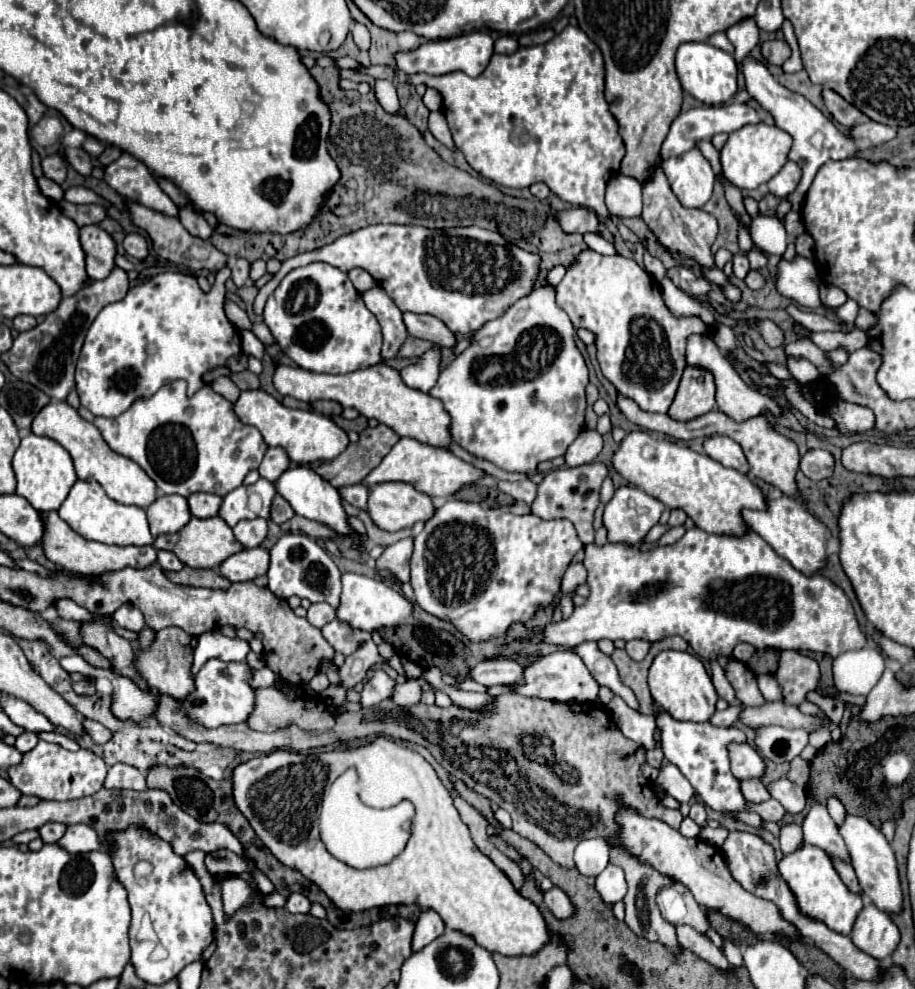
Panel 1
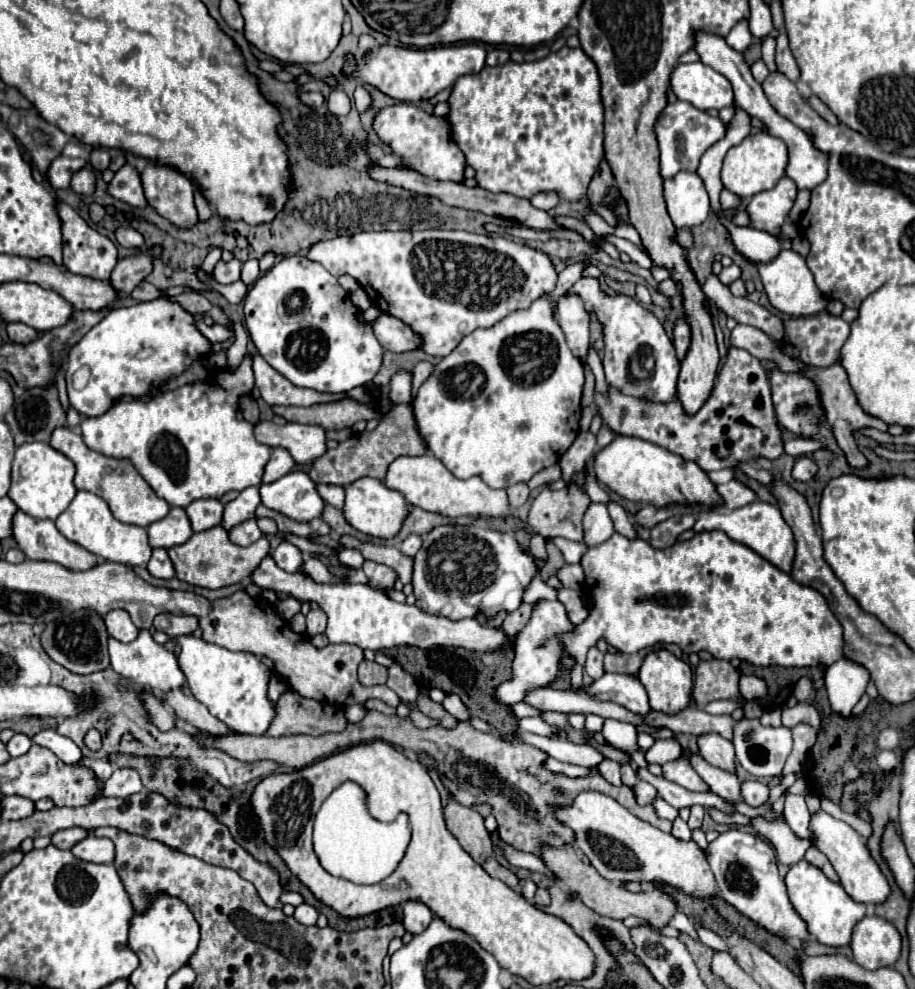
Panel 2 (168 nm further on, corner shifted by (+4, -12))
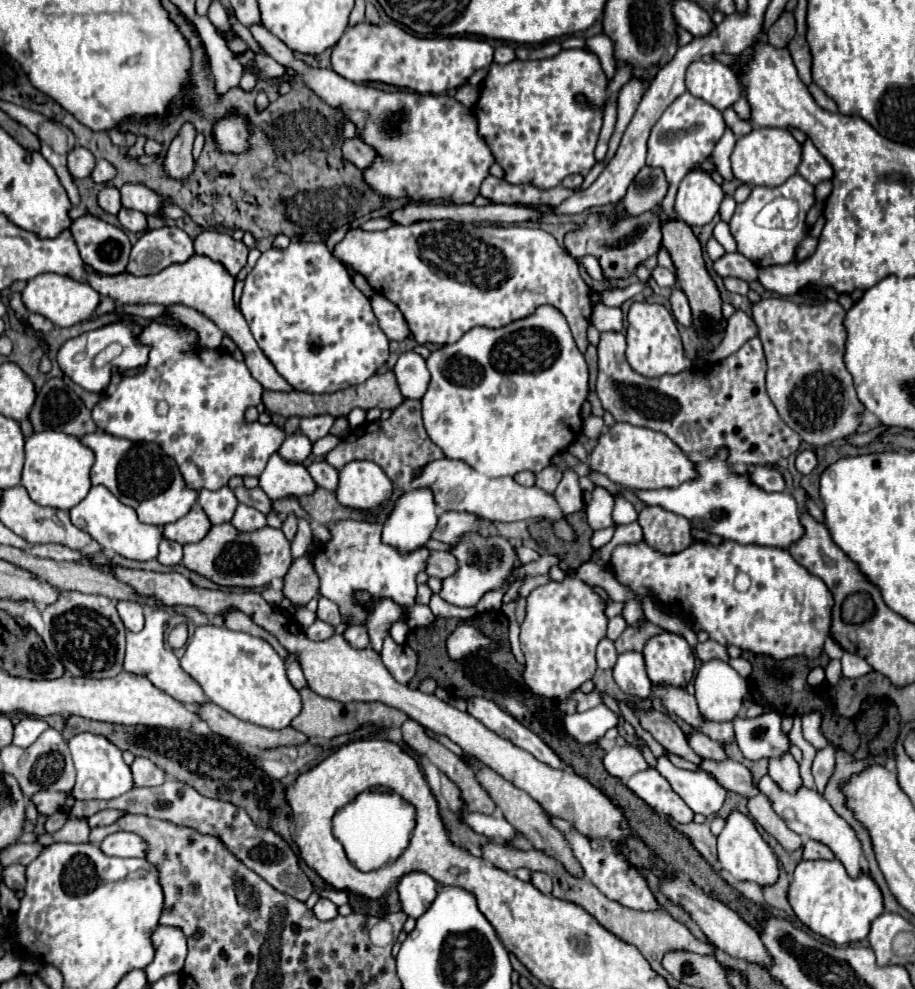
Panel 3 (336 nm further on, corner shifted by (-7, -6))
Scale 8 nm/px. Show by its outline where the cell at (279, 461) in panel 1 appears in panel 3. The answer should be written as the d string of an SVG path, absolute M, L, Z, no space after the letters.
M298 432L288 436L278 450L278 454L292 464L302 464L310 456L310 452L312 452L312 442L304 434L298 434Z

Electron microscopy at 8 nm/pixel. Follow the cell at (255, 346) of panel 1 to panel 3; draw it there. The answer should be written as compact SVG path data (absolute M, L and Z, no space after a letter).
M152 322L140 334L144 344L150 344L150 360L146 370L138 376L124 378L114 370L112 382L108 386L108 398L94 406L92 420L102 432L108 432L116 438L126 438L132 442L152 440L172 456L184 476L184 482L192 490L218 490L228 484L232 476L260 476L268 456L278 452L286 434L276 424L260 424L246 422L244 412L248 406L256 406L262 402L262 384L248 372L244 362L228 358L224 350L204 350L198 348L196 332L182 332L174 326L164 326Z

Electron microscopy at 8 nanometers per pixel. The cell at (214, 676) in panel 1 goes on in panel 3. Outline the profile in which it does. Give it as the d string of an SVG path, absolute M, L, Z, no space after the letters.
M200 626L186 644L180 664L202 686L210 702L240 720L280 730L286 728L302 710L300 694L286 676L284 660L262 638L232 632L226 626Z

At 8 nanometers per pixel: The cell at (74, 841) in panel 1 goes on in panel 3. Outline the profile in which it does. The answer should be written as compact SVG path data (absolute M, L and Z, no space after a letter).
M114 832L110 836L106 836L98 848L108 854L108 856L138 856L144 858L146 856L146 842L136 836L134 832Z

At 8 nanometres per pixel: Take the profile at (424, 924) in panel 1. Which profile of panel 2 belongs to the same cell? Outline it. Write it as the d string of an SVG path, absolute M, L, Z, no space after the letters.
M407 900L403 904L403 926L411 934L419 934L421 930L425 930L431 916L431 910L419 900Z

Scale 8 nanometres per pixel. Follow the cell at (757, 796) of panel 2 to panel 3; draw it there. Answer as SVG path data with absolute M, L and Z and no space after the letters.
M704 760L700 768L706 770L706 772L712 772L720 786L724 786L726 790L732 790L732 792L736 792L744 798L752 798L752 796L760 794L760 792L756 792L756 782L752 778L752 772L746 766L742 766L740 762L734 762L734 760L724 760L724 762Z

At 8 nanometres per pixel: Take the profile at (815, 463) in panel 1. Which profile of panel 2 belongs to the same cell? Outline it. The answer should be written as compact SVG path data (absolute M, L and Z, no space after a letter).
M807 456L799 458L799 460L795 462L793 470L791 470L793 478L795 478L795 480L801 480L801 482L807 482L807 480L811 480L815 472L817 472L817 464L815 464L811 458L807 458Z

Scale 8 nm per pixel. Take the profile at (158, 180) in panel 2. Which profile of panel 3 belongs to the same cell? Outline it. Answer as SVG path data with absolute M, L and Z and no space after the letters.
M184 124L178 138L170 144L166 156L164 156L164 172L168 172L168 176L176 176L176 180L184 180L184 176L188 176L188 172L192 172L194 168L194 160L192 160L192 144L196 138L196 130L192 124Z

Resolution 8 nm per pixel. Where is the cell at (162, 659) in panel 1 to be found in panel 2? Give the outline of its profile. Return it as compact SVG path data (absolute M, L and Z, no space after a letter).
M183 686L181 690L173 690L173 694L165 694L165 704L173 708L173 712L185 720L189 726L195 726L197 730L211 734L211 736L229 736L235 734L229 726L225 726L221 720L209 714L209 710L193 698L191 690Z

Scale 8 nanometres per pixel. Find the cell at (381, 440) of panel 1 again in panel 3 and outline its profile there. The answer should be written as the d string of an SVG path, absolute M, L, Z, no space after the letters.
M404 400L398 408L392 410L392 416L388 420L360 424L346 438L342 438L332 452L326 454L326 462L336 470L340 470L344 468L344 464L350 464L354 460L370 460L378 464L398 488L408 490L412 476L426 462L444 458L444 452L430 440L430 436L424 430L420 408L422 408L420 400Z

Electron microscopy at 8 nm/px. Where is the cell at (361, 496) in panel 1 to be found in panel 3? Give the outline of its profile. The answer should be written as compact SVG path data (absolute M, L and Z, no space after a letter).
M314 462L308 466L308 472L310 476L314 478L314 482L320 486L320 488L326 488L326 490L336 490L336 484L338 484L338 470L332 468L328 462Z

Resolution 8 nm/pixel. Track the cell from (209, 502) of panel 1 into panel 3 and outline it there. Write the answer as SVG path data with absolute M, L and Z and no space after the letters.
M224 486L220 490L200 490L198 504L202 506L212 524L224 524L232 520L238 500L234 492L228 486Z

